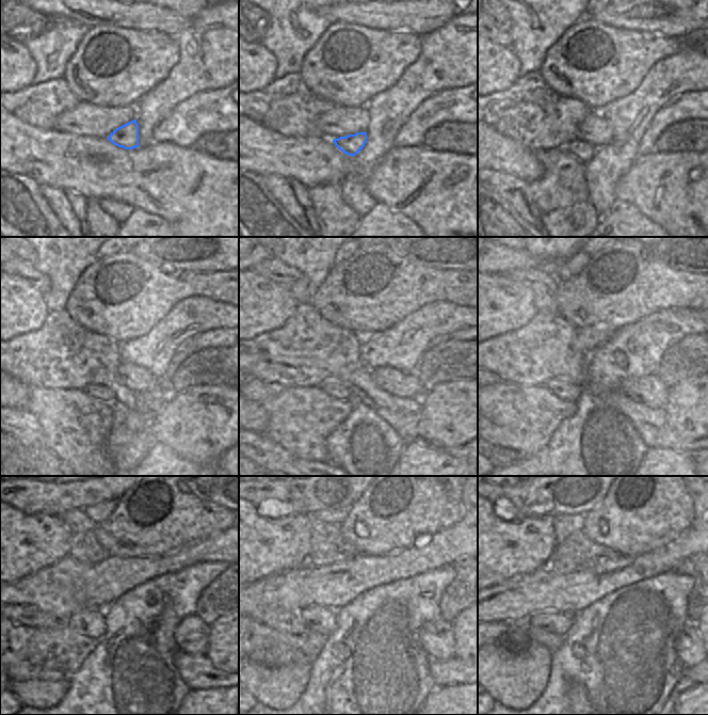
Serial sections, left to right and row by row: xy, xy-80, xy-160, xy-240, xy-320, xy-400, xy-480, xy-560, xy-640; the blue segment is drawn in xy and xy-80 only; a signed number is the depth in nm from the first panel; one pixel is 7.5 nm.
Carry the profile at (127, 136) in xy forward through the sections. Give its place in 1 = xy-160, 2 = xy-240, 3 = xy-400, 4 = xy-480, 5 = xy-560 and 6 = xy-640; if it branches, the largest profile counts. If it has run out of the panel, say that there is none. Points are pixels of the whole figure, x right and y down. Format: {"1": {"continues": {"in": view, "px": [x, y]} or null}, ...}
{"1": {"continues": {"in": "xy-160", "px": [581, 149]}}, "2": {"continues": {"in": "xy-240", "px": [100, 392]}}, "3": {"continues": {"in": "xy-400", "px": [572, 388]}}, "4": {"continues": {"in": "xy-480", "px": [90, 622]}}, "5": {"continues": {"in": "xy-560", "px": [319, 619]}}, "6": {"continues": {"in": "xy-640", "px": [551, 621]}}}

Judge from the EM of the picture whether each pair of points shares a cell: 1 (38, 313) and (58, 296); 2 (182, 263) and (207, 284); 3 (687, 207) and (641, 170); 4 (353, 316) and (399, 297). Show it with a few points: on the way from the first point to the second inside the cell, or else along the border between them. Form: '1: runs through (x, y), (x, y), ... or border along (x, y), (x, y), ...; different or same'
1: border along (46, 290), (45, 301), (49, 311); different
2: border along (216, 270), (213, 272), (174, 271), (166, 273); different
3: runs through (675, 195), (668, 188), (653, 181); same
4: runs through (365, 306), (375, 297), (387, 297); same

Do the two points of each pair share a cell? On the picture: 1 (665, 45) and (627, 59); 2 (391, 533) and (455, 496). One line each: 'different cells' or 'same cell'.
1: same cell
2: different cells

